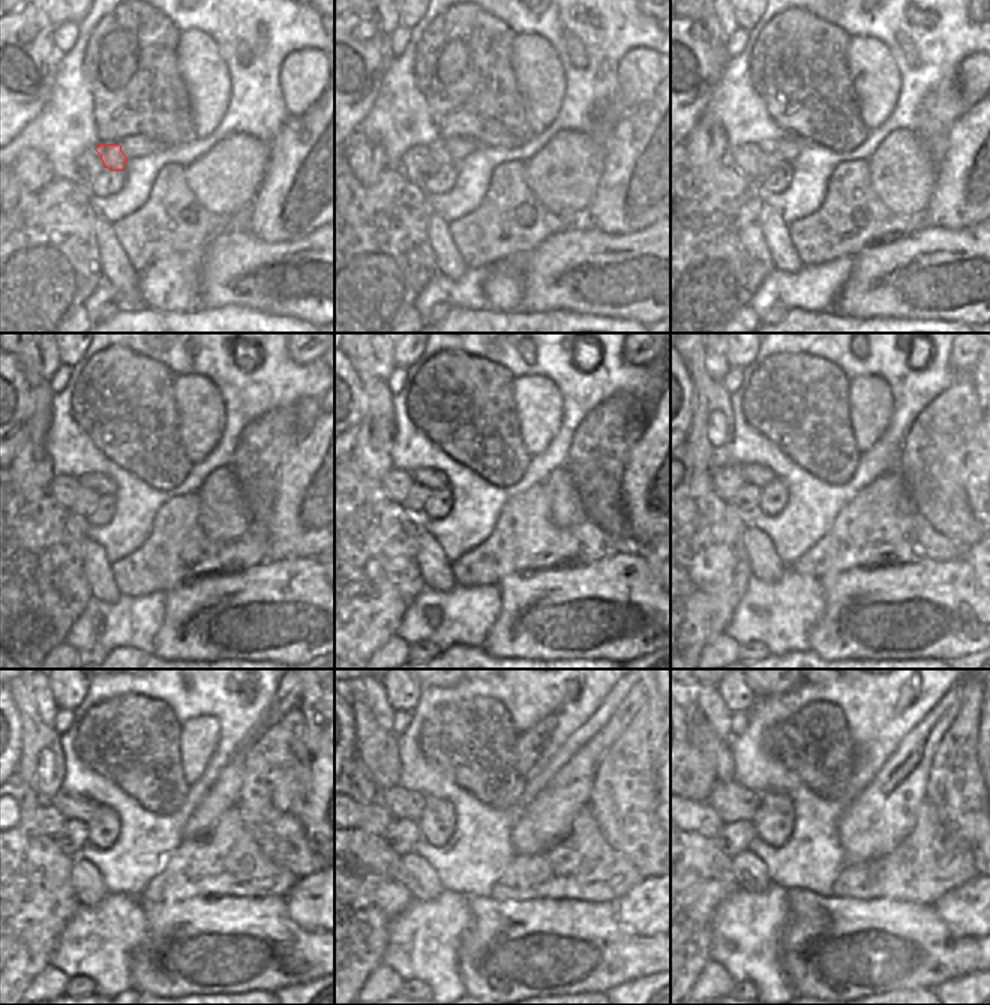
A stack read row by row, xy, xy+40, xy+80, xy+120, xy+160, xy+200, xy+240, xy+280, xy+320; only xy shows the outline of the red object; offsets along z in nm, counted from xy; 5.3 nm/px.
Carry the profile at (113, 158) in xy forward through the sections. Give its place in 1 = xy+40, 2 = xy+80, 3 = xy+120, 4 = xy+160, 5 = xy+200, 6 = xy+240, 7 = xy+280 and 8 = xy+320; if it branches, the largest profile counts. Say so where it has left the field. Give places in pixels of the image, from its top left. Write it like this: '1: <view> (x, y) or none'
1: xy+40 (438, 153)
2: xy+80 (773, 158)
3: xy+120 (86, 501)
4: xy+160 (414, 503)
5: xy+200 (747, 501)
6: xy+240 (74, 836)
7: xy+280 (404, 834)
8: xy+320 (735, 837)

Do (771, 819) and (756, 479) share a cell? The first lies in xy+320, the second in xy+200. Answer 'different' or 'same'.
different

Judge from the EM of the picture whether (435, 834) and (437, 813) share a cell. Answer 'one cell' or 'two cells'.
one cell

